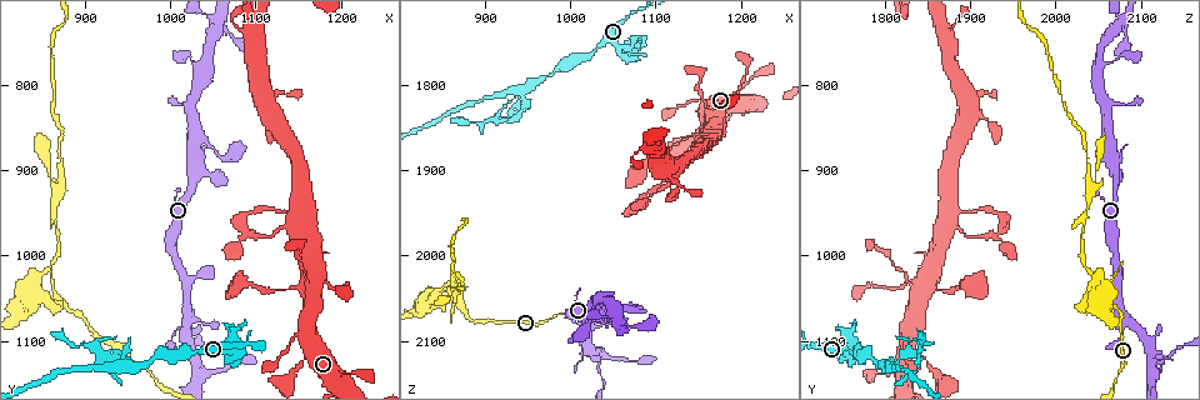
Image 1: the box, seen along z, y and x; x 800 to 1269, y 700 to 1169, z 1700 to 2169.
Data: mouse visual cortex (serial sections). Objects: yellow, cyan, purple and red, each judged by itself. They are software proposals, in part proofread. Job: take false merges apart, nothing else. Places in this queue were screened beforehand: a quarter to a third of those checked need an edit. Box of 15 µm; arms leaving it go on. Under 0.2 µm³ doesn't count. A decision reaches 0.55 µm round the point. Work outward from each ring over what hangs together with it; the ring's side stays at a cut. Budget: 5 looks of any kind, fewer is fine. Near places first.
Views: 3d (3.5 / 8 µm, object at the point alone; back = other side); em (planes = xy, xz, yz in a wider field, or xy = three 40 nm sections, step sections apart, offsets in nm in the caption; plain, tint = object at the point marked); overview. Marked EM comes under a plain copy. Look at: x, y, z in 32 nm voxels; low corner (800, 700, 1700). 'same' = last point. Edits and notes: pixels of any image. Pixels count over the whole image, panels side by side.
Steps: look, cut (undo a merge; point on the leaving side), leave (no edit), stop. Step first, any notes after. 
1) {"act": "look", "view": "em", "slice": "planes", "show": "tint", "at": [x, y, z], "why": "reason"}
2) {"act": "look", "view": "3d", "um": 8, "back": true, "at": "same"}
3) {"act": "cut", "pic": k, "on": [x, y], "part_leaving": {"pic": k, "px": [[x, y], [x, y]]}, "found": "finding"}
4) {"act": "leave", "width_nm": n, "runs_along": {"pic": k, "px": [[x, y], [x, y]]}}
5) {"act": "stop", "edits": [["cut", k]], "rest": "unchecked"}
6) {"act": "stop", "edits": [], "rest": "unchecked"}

{"act": "look", "view": "3d", "um": 3.5, "at": [1025, 1110, 1760], "why": "sudden change in width"}

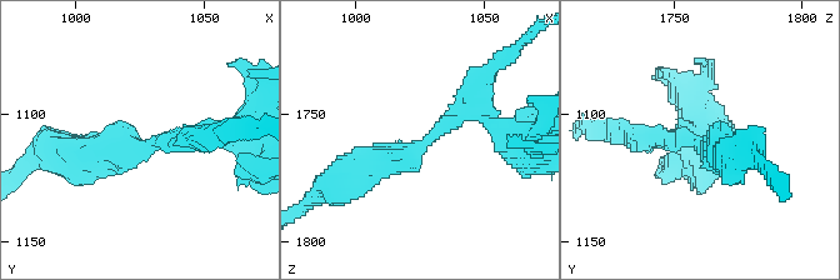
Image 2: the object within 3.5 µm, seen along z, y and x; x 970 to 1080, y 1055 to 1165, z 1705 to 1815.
{"act": "look", "view": "em", "slice": "planes", "show": "tint", "at": [1027, 1112, 1761], "arm_widths_nm": [300, 400], "why": "need the tissue"}

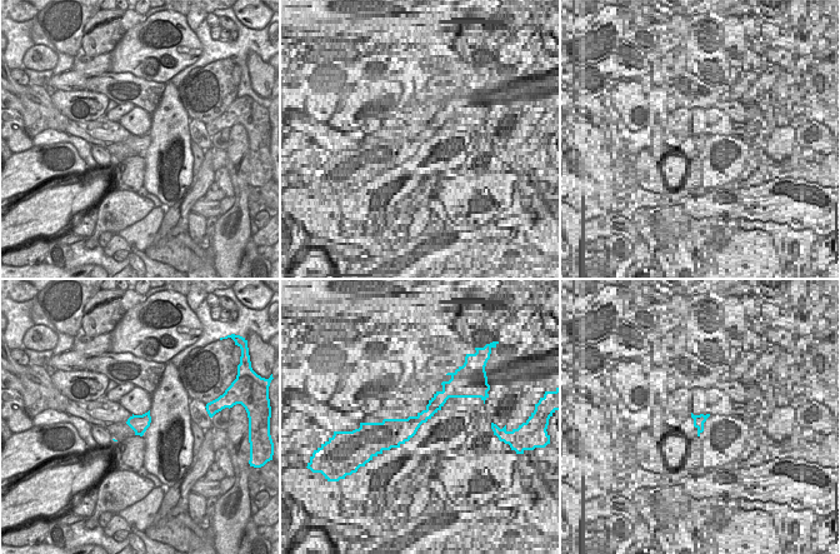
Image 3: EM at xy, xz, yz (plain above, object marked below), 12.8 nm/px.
{"act": "leave", "runs_along": {"pic": 2, "px": [[483, 80], [410, 154], [353, 173]]}, "found": "continuous, no second cell"}

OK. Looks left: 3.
{"act": "look", "view": "3d", "um": 3.5, "at": [945, 1130, 1800], "why": "sharp bend"}

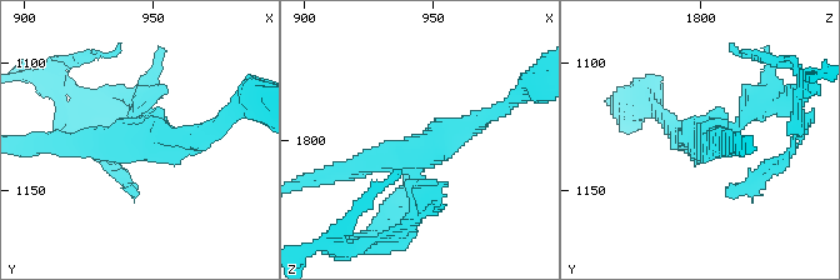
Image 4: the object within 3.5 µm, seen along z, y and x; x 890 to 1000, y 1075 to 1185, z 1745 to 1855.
{"act": "look", "view": "em", "slice": "xy", "step": 1, "show": "tint", "at": [943, 1130, 1804], "arms": 3, "arm_widths_nm": [200, 300, 300]}

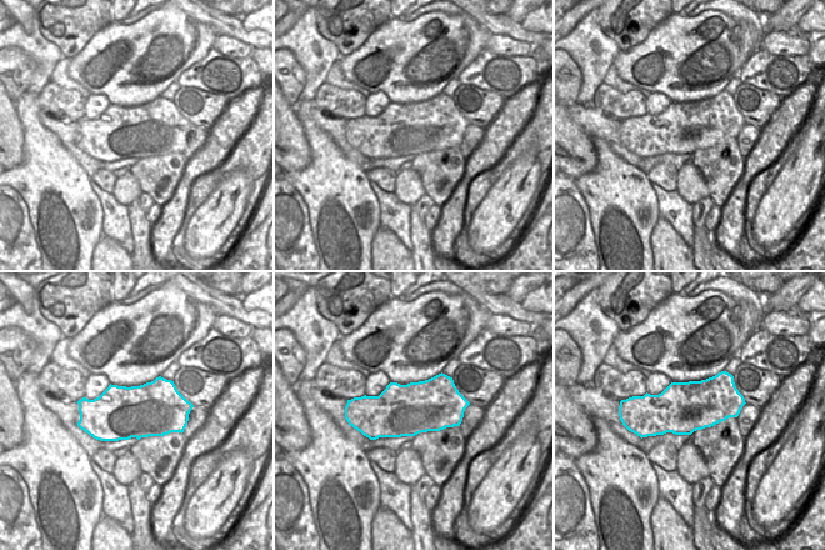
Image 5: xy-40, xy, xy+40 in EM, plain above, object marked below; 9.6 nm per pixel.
{"act": "cut", "pic": 4, "on": [429, 195], "part_leaving": {"pic": 4, "px": [[419, 176], [415, 218], [354, 246]]}, "found": "a second cell is stuck on"}

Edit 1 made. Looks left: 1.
{"act": "stop", "edits": [["cut", 4]], "rest": "unchecked"}

